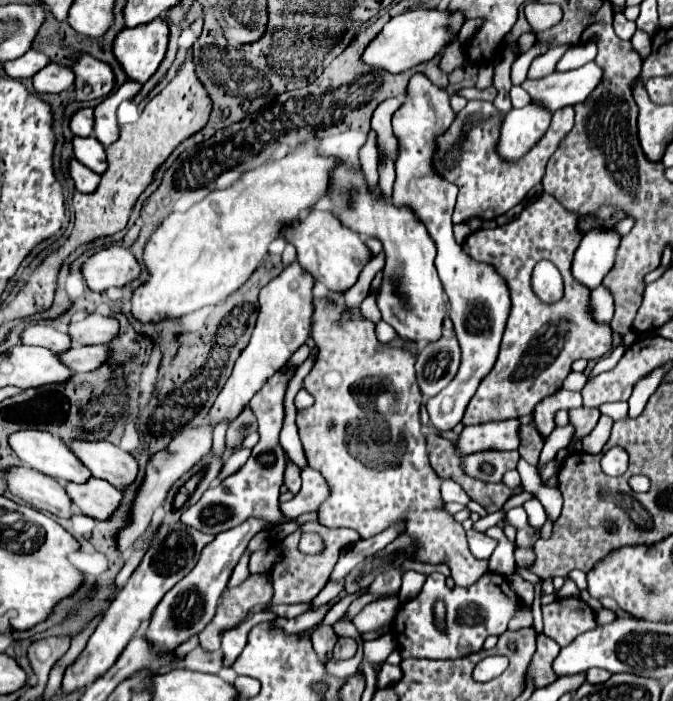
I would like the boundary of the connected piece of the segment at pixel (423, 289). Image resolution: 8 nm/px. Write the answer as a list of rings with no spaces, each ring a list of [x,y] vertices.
[[[341,164],[333,172],[329,196],[333,198],[333,214],[351,230],[375,236],[383,242],[387,254],[383,268],[383,282],[377,298],[377,306],[383,320],[395,328],[401,338],[415,342],[435,342],[441,338],[443,318],[447,314],[447,298],[441,280],[435,272],[435,242],[429,238],[425,226],[413,216],[409,208],[395,208],[377,194],[367,190],[361,172],[353,172],[347,164]]]

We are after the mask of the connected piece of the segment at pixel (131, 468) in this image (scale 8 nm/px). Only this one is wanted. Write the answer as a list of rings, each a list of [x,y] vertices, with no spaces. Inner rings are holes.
[[[75,440],[69,444],[69,448],[89,468],[89,472],[95,478],[107,480],[115,488],[123,490],[137,478],[137,472],[139,472],[137,460],[129,452],[109,442]]]

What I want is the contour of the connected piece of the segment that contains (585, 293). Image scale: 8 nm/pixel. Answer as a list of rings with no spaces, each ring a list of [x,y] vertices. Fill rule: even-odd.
[[[543,192],[539,198],[535,198],[531,204],[527,204],[523,208],[523,212],[517,216],[517,220],[511,220],[509,224],[497,226],[493,230],[477,230],[471,236],[467,236],[467,240],[463,242],[463,250],[473,260],[481,260],[481,262],[493,264],[497,268],[497,272],[507,280],[511,300],[513,300],[507,330],[505,330],[505,336],[501,342],[499,358],[497,358],[493,370],[481,380],[477,394],[471,398],[471,402],[465,410],[465,416],[461,420],[463,424],[481,424],[481,422],[491,422],[491,420],[507,420],[507,418],[531,414],[537,402],[541,402],[545,396],[549,396],[561,388],[561,382],[571,372],[571,364],[577,358],[599,360],[611,352],[611,334],[613,334],[611,326],[597,322],[589,314],[591,290],[585,284],[579,284],[571,276],[573,254],[575,254],[579,242],[583,240],[583,236],[585,234],[579,230],[579,214],[567,212],[551,194]],[[543,258],[551,260],[559,268],[559,272],[563,274],[563,282],[565,282],[563,298],[559,302],[553,302],[553,304],[541,302],[531,288],[533,268]]]

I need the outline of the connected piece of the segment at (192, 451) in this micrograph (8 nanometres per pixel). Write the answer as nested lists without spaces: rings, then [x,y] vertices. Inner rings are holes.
[[[205,418],[201,426],[187,428],[187,432],[177,434],[167,450],[161,450],[161,452],[157,452],[151,458],[151,462],[147,466],[147,478],[145,478],[145,482],[143,482],[139,494],[137,494],[135,506],[133,506],[133,520],[131,520],[131,524],[127,528],[123,528],[117,534],[117,548],[119,548],[119,552],[121,550],[131,550],[133,542],[149,528],[151,518],[153,518],[153,512],[161,506],[167,490],[173,486],[175,480],[179,480],[187,470],[191,470],[211,450],[211,442],[213,442],[213,424]]]

